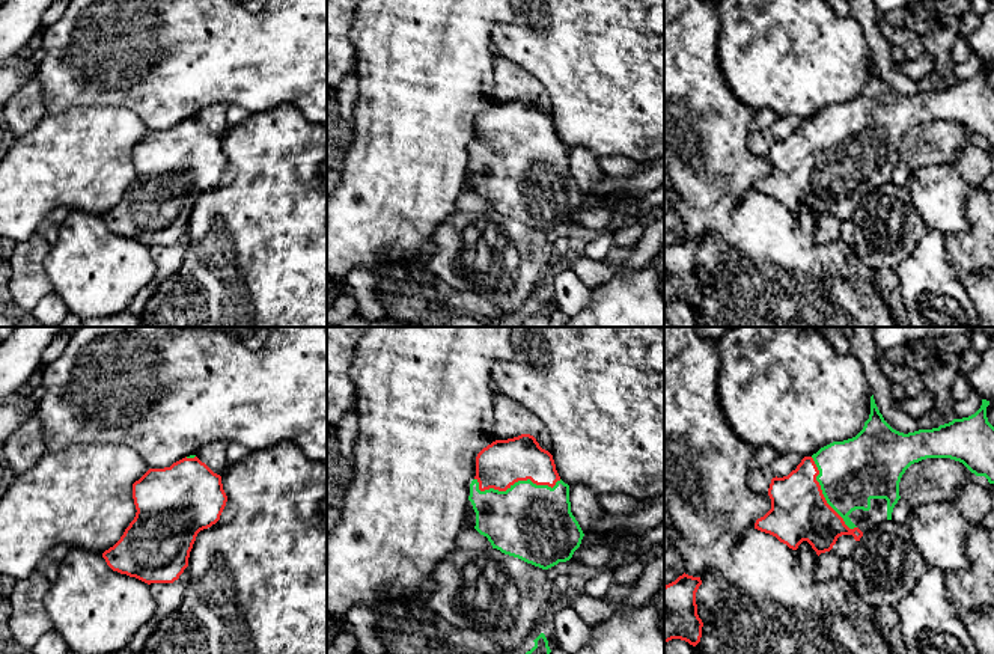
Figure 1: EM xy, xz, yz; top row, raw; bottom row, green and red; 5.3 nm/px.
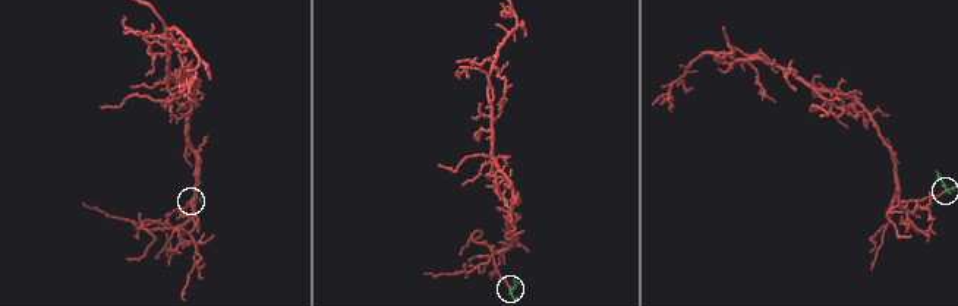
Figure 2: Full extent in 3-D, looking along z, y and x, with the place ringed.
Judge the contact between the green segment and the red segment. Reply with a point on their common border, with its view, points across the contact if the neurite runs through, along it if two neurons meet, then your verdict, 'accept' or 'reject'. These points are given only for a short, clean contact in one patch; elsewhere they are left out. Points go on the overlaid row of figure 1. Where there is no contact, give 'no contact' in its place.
meets green in xz at (515, 482); accept

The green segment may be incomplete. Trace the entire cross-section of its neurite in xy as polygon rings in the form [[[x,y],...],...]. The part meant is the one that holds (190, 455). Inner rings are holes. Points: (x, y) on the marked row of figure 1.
[[[196,455],[185,457],[170,467],[149,469],[133,484],[133,499],[137,509],[134,520],[102,558],[113,571],[148,585],[173,583],[179,579],[188,567],[197,533],[220,520],[227,502],[221,476]]]

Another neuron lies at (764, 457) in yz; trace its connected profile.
[[[761,448],[752,458],[752,470],[770,466],[780,454],[773,448]]]

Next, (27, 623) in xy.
[[[39,571],[18,579],[11,591],[11,616],[8,621],[12,639],[27,652],[33,649],[42,634],[53,628],[44,607],[44,597],[51,582]]]

